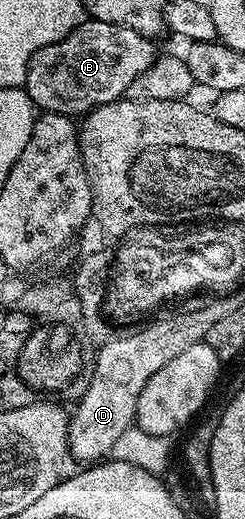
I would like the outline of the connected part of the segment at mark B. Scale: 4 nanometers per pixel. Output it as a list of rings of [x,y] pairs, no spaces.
[[[87,18],[67,38],[59,42],[51,42],[40,48],[29,59],[27,78],[24,82],[25,93],[33,99],[34,105],[41,112],[54,112],[70,118],[81,118],[91,113],[99,106],[110,104],[122,99],[128,93],[131,82],[143,74],[157,59],[159,49],[150,37],[139,34],[127,26],[115,26],[111,22]]]

